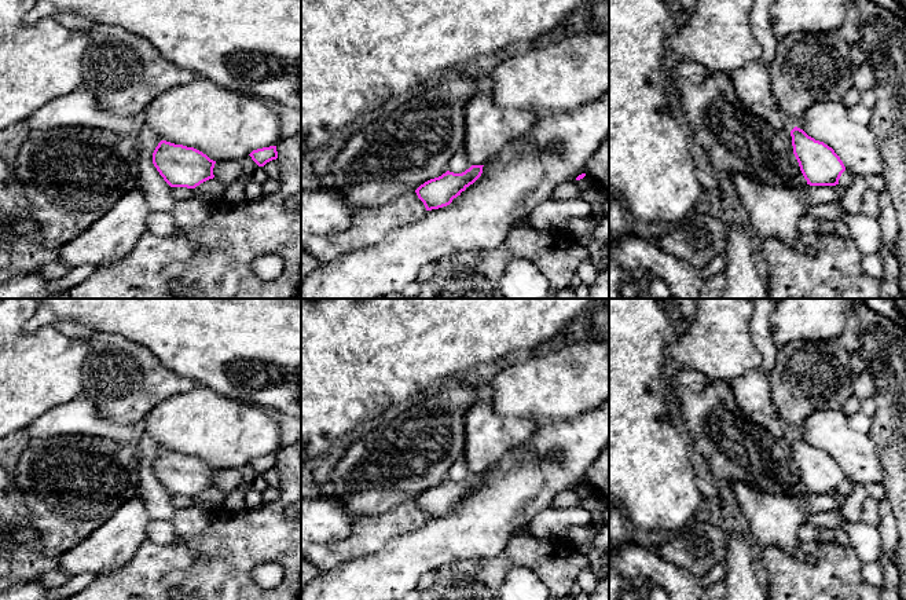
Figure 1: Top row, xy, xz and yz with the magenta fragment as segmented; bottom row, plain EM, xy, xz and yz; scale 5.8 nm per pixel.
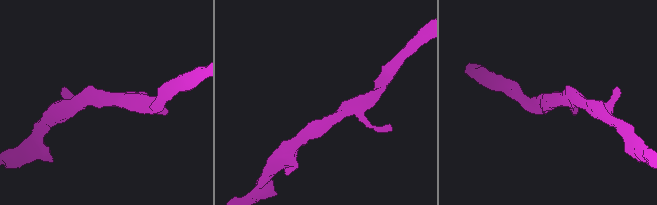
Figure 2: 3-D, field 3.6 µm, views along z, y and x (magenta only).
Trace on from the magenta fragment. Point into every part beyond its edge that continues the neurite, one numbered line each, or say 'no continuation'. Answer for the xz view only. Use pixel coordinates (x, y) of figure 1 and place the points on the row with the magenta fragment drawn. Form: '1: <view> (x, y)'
no continuation

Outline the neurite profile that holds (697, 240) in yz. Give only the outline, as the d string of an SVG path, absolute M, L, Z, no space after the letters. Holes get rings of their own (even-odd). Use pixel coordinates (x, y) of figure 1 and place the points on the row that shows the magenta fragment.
M687 215L665 233L657 245L701 270L726 250L727 226L709 215Z

